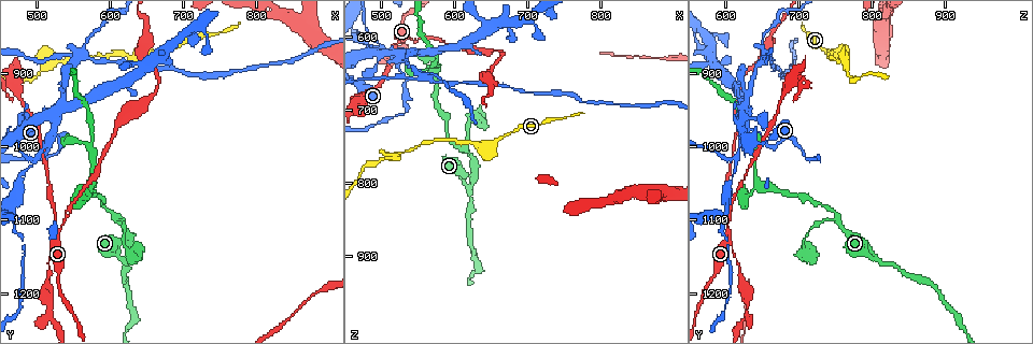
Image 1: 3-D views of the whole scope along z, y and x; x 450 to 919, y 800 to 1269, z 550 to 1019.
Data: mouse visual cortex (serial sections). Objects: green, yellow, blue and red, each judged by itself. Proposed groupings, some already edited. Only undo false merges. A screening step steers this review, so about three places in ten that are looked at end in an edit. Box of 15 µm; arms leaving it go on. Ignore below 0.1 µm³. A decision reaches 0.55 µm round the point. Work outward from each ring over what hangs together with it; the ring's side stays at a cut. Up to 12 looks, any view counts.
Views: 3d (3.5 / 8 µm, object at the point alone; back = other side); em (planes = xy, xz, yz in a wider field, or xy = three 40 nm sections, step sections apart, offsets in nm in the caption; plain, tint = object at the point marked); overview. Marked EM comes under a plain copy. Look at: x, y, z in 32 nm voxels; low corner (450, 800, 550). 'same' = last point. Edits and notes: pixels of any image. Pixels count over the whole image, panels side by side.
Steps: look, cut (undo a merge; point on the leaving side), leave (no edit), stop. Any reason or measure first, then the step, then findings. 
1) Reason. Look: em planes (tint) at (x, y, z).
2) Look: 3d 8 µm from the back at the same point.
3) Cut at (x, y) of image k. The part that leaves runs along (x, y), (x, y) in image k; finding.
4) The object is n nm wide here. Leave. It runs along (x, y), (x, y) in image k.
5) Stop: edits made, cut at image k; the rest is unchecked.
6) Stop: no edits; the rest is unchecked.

Arms part here. Look: 3d 3.5 µm at (615, 1155, 805).

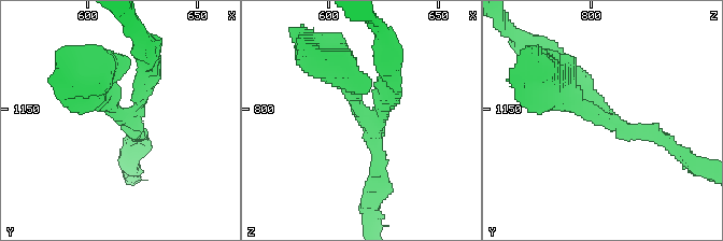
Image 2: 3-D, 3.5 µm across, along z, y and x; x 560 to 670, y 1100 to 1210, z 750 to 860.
Look: em xy step 3 (tint) at (618, 1151, 803).

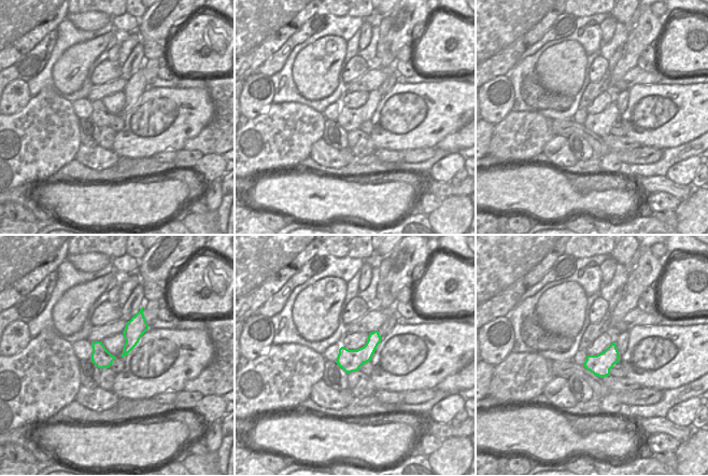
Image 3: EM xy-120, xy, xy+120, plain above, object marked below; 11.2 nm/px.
The arms are 200, 200, 300 nm wide. Leave. It runs along (91, 86), (131, 113), (149, 64) in image 2; continuous, no second cell.

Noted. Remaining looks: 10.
Abrupt turn. Look: 3d 3.5 µm at (630, 1145, 710).

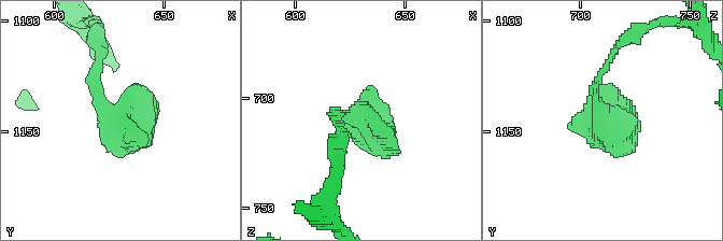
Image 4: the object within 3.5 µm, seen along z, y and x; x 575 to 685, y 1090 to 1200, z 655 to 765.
Look: em xy step 2 (tint) at (630, 1146, 709).

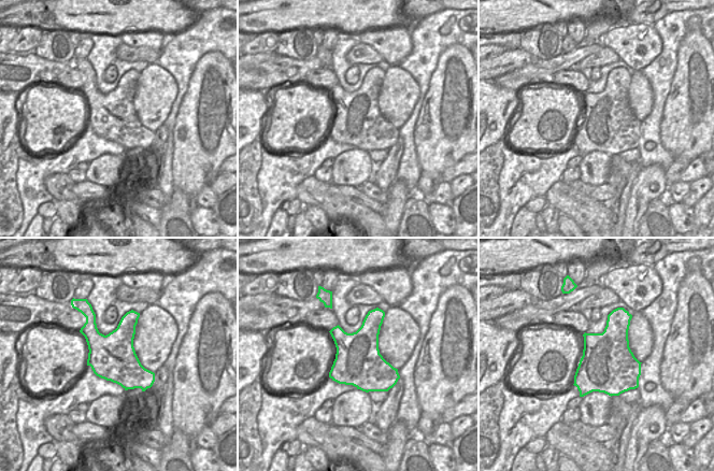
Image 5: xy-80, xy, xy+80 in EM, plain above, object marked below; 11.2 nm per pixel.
Leave. One cell here.

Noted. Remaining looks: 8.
Sharp bend. Look: 3d 3.5 µm at (555, 1065, 630).

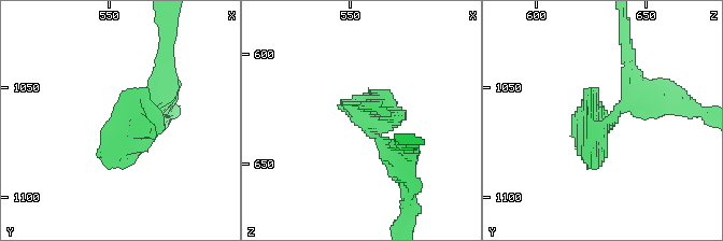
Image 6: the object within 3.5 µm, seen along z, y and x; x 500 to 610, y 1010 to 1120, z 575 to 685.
Need the tissue. Look: em xy step 1 (tint) at (561, 1069, 626).

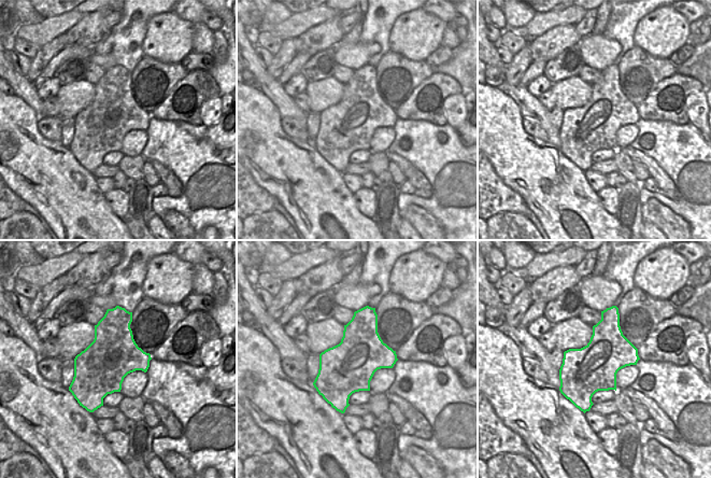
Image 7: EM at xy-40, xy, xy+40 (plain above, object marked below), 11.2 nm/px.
Look: em planes (tint) at the same point.

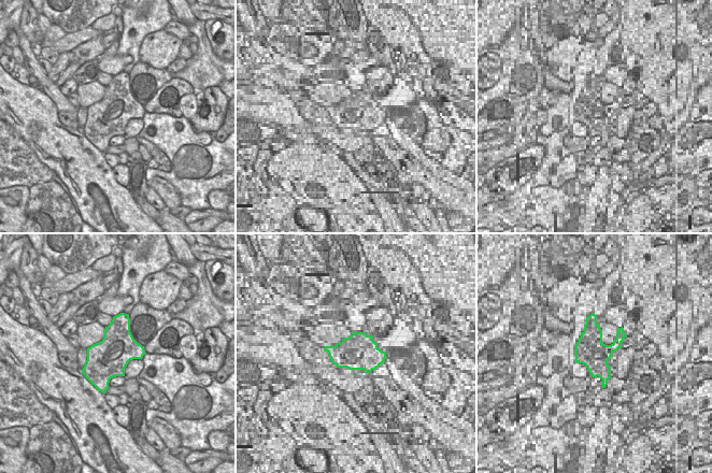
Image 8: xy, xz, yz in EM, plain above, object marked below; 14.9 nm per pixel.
Leave. It runs along (406, 162), (386, 113) in image 6; one cell here.

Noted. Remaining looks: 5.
Arms run side by side. Look: 3d 3.5 µm at (530, 945, 625).

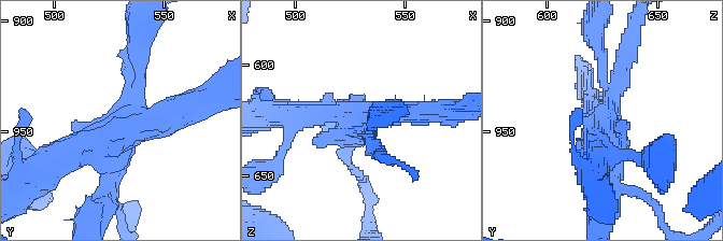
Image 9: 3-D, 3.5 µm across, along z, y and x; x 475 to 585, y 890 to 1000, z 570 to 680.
Look: em xy step 2 (tint) at (532, 949, 624).

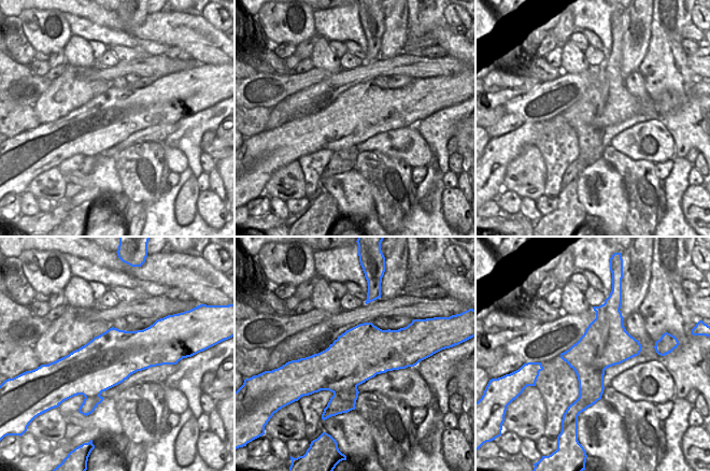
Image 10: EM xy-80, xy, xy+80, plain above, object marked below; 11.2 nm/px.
The object is 600 nm wide here. Cut at (626, 62) of image 9. A second cell is stuck on.

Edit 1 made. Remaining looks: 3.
Stop: edits made, cut at image 9; the rest is unchecked.

